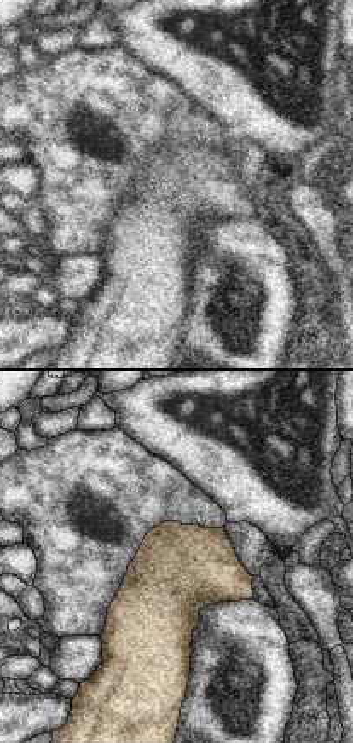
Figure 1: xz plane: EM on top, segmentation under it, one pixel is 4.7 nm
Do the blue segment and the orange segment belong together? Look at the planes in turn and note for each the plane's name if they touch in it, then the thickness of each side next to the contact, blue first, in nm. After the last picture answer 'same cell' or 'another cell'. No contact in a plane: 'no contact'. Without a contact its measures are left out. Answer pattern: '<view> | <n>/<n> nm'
no contact

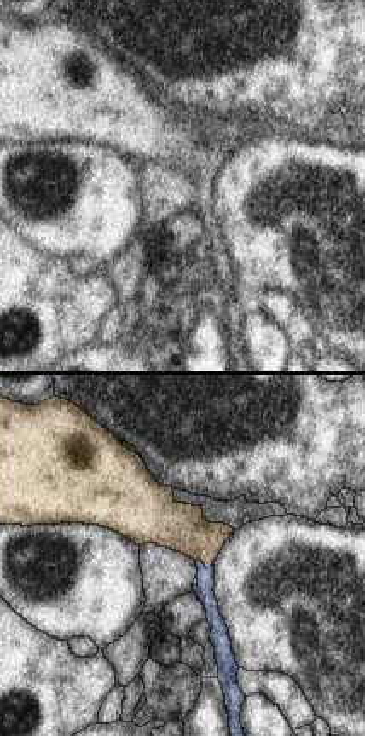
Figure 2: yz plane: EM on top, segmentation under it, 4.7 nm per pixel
yz | 80/220 nm

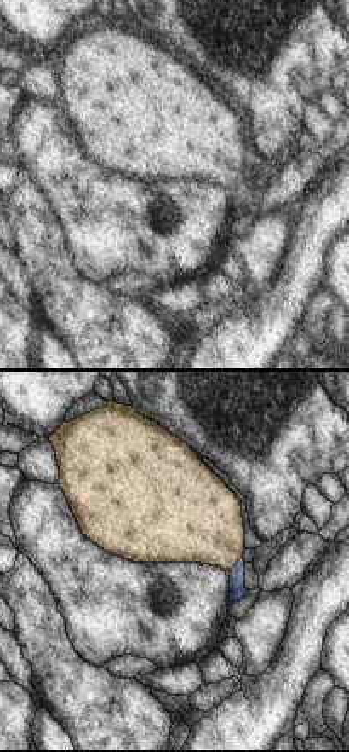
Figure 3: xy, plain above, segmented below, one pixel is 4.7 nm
xy | 80/380 nm

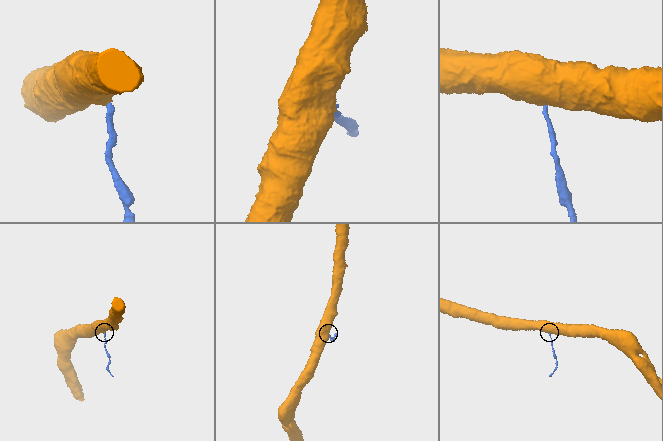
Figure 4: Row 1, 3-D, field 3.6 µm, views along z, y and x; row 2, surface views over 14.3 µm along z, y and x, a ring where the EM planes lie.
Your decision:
same cell

